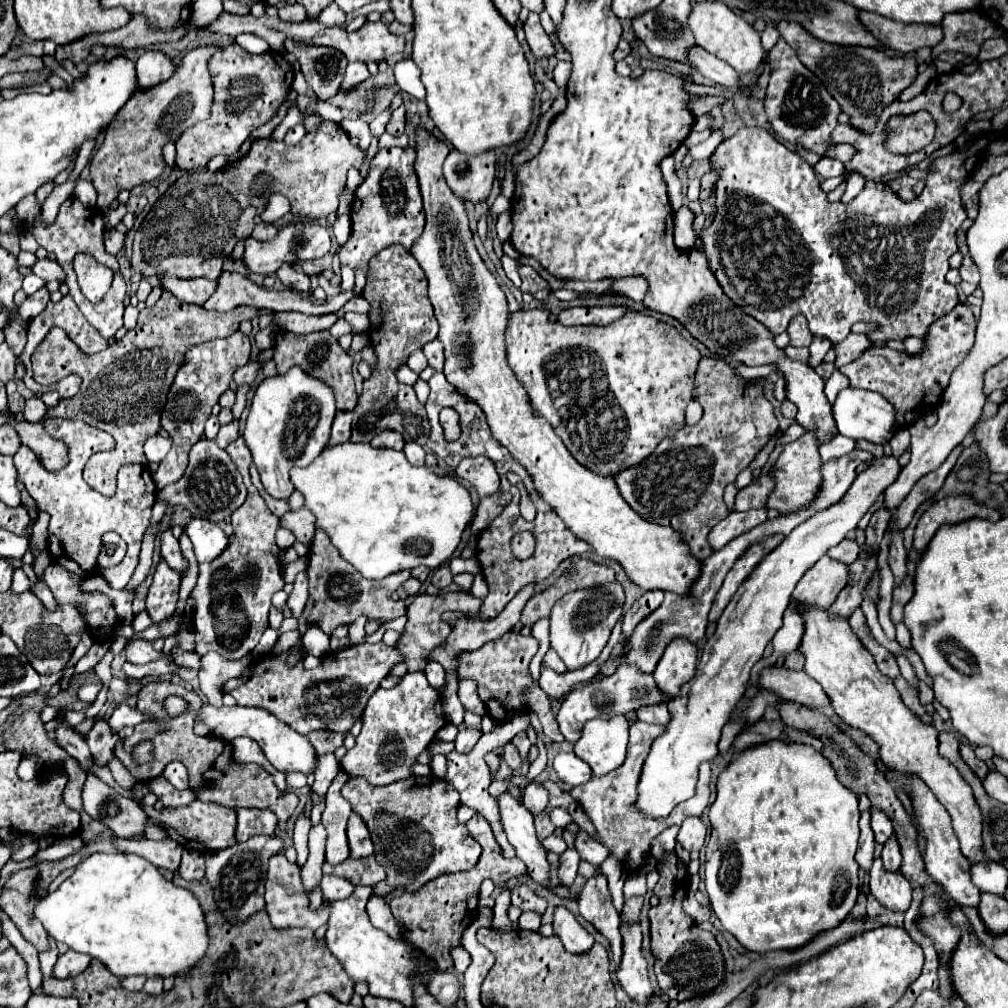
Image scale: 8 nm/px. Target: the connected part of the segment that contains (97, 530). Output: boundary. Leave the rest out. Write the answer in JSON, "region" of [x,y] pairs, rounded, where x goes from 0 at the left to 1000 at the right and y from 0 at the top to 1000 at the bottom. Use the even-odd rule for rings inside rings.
{"region":[[[46,416],[44,422],[50,432],[54,432],[56,436],[62,436],[67,441],[69,459],[62,467],[50,469],[40,461],[34,447],[30,447],[28,443],[22,441],[20,447],[14,451],[14,461],[18,465],[18,475],[26,481],[26,487],[36,497],[38,505],[46,507],[50,511],[48,547],[50,547],[54,559],[62,561],[69,568],[81,572],[81,570],[93,570],[96,567],[107,576],[107,580],[111,584],[121,584],[129,576],[129,572],[137,561],[141,531],[147,525],[149,515],[151,515],[151,493],[155,493],[155,481],[151,477],[149,465],[145,461],[133,461],[133,459],[119,463],[115,491],[103,493],[81,475],[81,467],[94,447],[113,445],[112,434],[81,418]],[[105,527],[115,527],[125,537],[126,549],[123,557],[114,564],[98,565],[96,563],[99,533]]]}

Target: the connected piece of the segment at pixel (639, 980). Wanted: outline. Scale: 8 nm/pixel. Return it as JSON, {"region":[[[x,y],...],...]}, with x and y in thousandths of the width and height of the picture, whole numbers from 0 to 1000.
{"region":[[[617,914],[615,926],[619,932],[619,947],[617,947],[617,955],[611,963],[611,969],[617,977],[617,981],[625,989],[629,989],[629,993],[639,995],[643,991],[643,987],[647,985],[647,977],[643,971],[643,963],[641,963],[641,951],[635,943],[635,938],[637,938],[635,916]]]}

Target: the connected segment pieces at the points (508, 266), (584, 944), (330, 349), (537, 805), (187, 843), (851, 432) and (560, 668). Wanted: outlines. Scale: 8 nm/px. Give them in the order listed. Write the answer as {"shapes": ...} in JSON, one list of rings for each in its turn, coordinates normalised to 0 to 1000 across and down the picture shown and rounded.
{"shapes":[[[[504,253],[498,255],[498,265],[502,269],[502,275],[510,281],[510,285],[516,285],[516,273],[514,273],[514,259],[504,257]]],[[[554,900],[552,906],[550,906],[550,928],[556,930],[560,941],[563,945],[569,945],[569,947],[577,947],[577,945],[583,945],[585,939],[589,938],[589,930],[571,914],[571,910],[560,902],[560,900]]],[[[278,328],[274,332],[272,342],[272,358],[276,364],[276,370],[282,372],[286,366],[300,364],[300,368],[312,376],[321,378],[323,382],[331,384],[333,392],[333,406],[335,408],[349,408],[355,400],[355,392],[351,390],[351,374],[349,374],[349,354],[335,342],[335,338],[325,328],[313,328],[308,332],[290,332],[284,328]]],[[[530,775],[530,777],[524,779],[522,785],[520,785],[520,801],[526,803],[530,809],[534,809],[534,807],[542,805],[542,801],[544,801],[544,791],[546,791],[544,785],[542,785],[534,775]]],[[[192,793],[190,797],[183,799],[183,801],[163,801],[161,805],[149,803],[145,801],[141,795],[137,795],[137,799],[145,805],[147,813],[151,813],[153,818],[161,820],[165,824],[165,828],[175,834],[177,838],[181,838],[183,842],[194,842],[198,846],[204,844],[216,844],[216,842],[224,842],[230,840],[234,836],[234,805],[226,803],[218,797],[202,797],[198,793]]],[[[837,386],[825,404],[825,414],[829,418],[831,430],[843,436],[851,434],[863,439],[877,441],[889,430],[889,406],[883,404],[883,400],[873,390],[865,390],[857,386]]],[[[544,646],[542,648],[542,652],[540,652],[538,656],[538,661],[546,662],[546,664],[550,664],[552,668],[562,668],[562,666],[563,666],[552,646]]]]}

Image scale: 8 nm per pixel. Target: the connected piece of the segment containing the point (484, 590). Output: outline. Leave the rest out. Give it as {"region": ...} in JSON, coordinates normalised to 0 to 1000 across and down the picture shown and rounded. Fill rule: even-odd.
{"region":[[[474,568],[474,570],[470,572],[470,580],[468,580],[466,588],[468,588],[470,592],[476,592],[476,594],[480,594],[480,592],[484,590],[484,582],[482,582],[482,576],[478,574],[478,568]]]}

